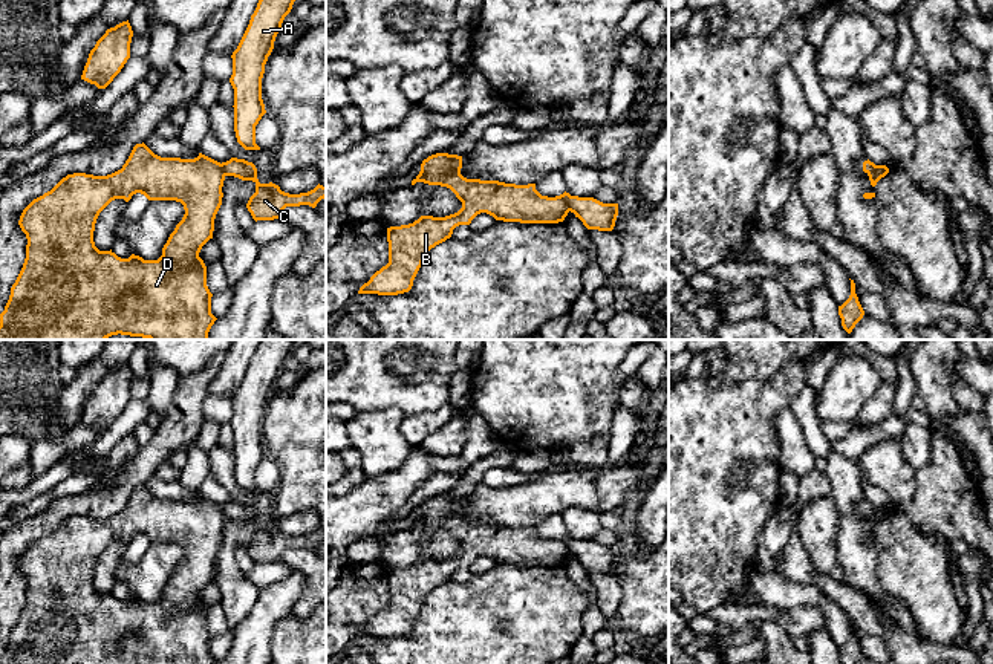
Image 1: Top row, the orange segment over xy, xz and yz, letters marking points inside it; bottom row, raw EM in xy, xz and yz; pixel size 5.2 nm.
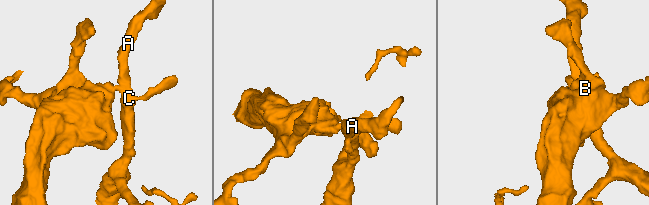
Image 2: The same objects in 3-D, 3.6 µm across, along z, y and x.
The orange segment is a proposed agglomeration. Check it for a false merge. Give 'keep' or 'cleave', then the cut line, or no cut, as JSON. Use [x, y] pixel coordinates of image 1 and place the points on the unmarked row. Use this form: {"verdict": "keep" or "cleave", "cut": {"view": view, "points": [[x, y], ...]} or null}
{"verdict": "cleave", "cut": {"view": "xz", "points": [[560, 537], [569, 553]]}}

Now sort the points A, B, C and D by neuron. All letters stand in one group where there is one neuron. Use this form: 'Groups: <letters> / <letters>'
Groups: A C / B D

